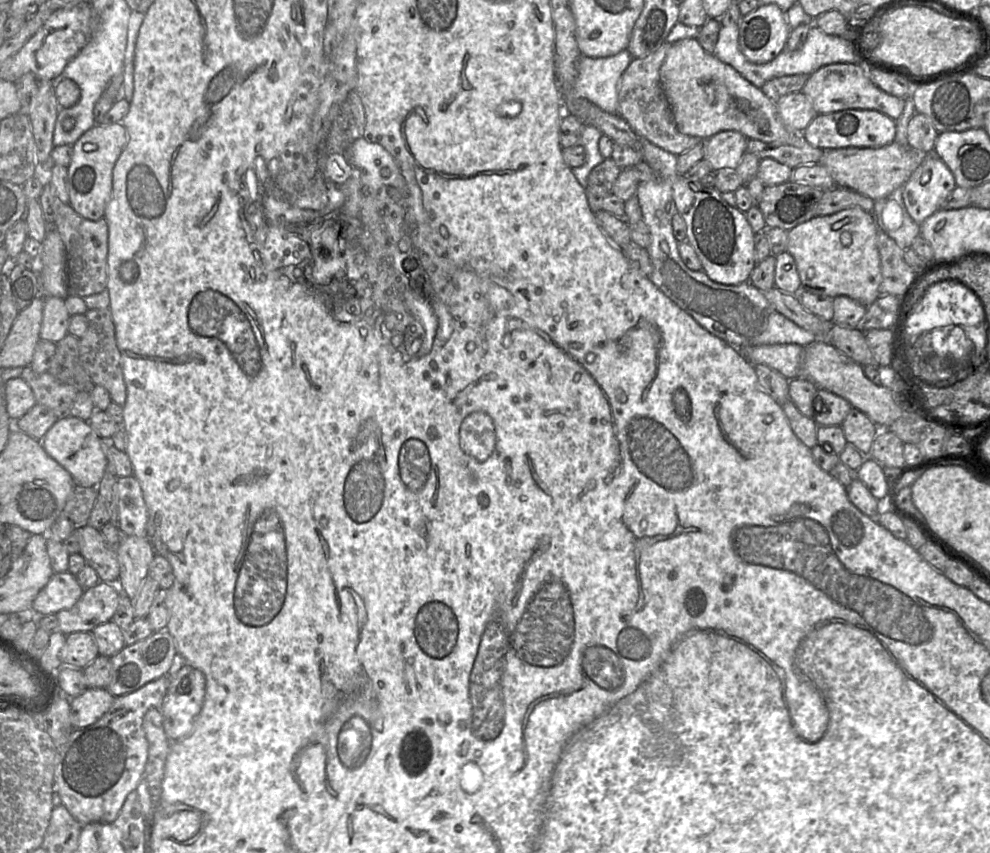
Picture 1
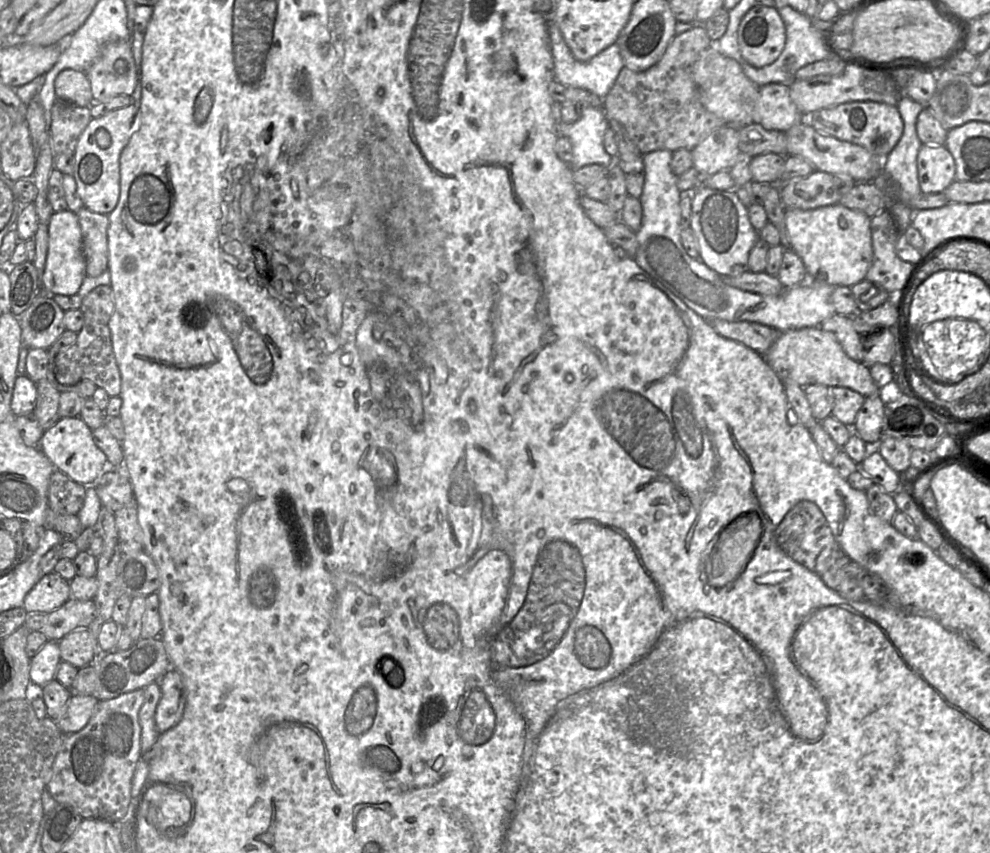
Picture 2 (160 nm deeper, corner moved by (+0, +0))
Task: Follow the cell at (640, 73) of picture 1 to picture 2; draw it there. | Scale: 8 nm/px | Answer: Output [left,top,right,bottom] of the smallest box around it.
[603,24,726,155]

